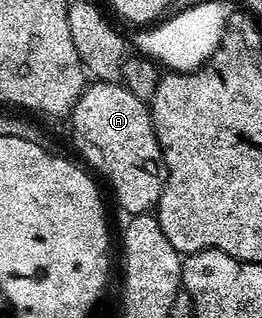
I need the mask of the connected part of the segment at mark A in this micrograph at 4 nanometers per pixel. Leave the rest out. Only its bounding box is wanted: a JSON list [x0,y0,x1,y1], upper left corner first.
[70,82,168,215]

